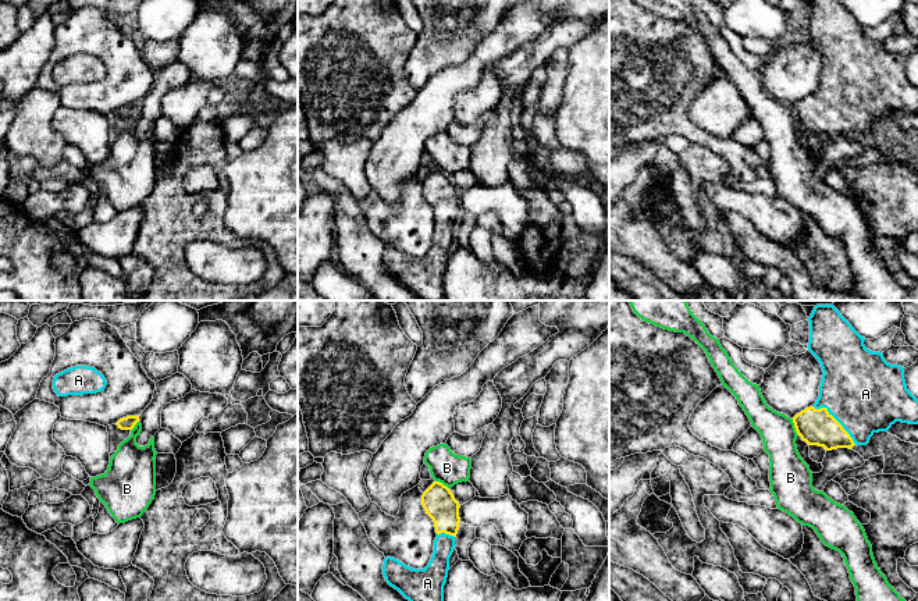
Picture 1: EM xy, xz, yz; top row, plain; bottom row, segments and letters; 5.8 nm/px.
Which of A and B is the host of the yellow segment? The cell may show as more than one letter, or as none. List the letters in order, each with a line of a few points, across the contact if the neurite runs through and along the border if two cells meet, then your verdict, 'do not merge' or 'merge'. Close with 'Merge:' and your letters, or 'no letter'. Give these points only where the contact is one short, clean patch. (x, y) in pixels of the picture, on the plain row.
A: line yz (815, 114), (836, 109), (865, 82); merge
B: line yz (792, 107), (797, 121); do not merge
Merge: A

